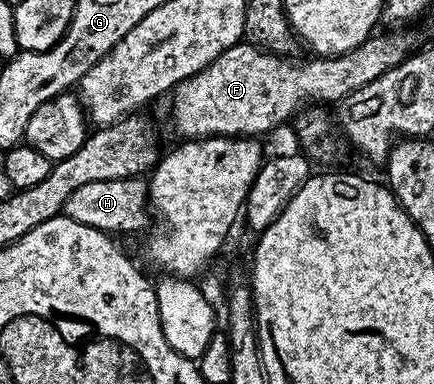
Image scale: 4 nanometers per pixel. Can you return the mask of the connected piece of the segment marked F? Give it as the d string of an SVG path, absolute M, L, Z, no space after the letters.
M380 35L360 43L354 51L346 55L313 57L310 63L289 63L286 56L274 55L248 41L228 47L215 61L211 61L200 73L178 83L171 92L173 98L173 127L186 140L207 139L215 135L230 137L261 137L264 131L273 131L280 123L294 118L306 105L336 104L346 95L353 95L363 85L375 81L392 67L398 67L409 58L414 50L413 39L409 35Z

